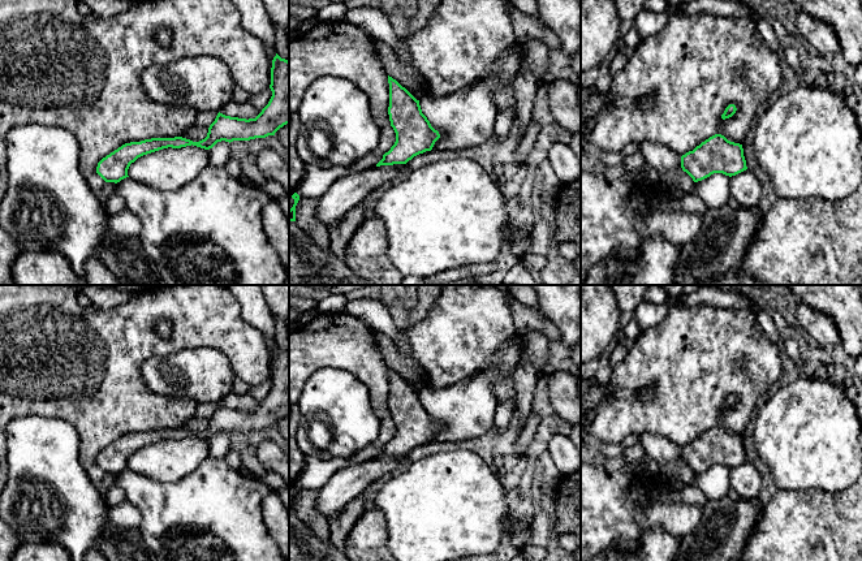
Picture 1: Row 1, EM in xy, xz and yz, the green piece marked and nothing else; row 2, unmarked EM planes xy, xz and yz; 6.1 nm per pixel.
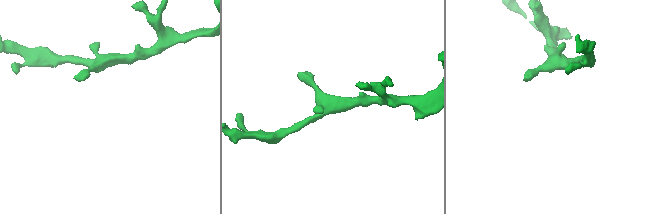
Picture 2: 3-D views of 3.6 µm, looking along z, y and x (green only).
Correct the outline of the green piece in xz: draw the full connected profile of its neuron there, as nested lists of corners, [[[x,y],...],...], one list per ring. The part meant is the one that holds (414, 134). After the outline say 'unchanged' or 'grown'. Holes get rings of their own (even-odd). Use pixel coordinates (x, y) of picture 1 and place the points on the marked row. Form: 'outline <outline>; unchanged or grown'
outline [[[388,75],[391,126],[396,133],[396,142],[383,159],[376,164],[393,165],[406,164],[414,156],[431,151],[440,138],[427,117],[422,113],[417,100],[405,87]]]; unchanged

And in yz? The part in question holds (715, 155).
outline [[[715,134],[681,156],[681,168],[694,182],[714,173],[736,176],[747,169],[742,144]]]; unchanged

